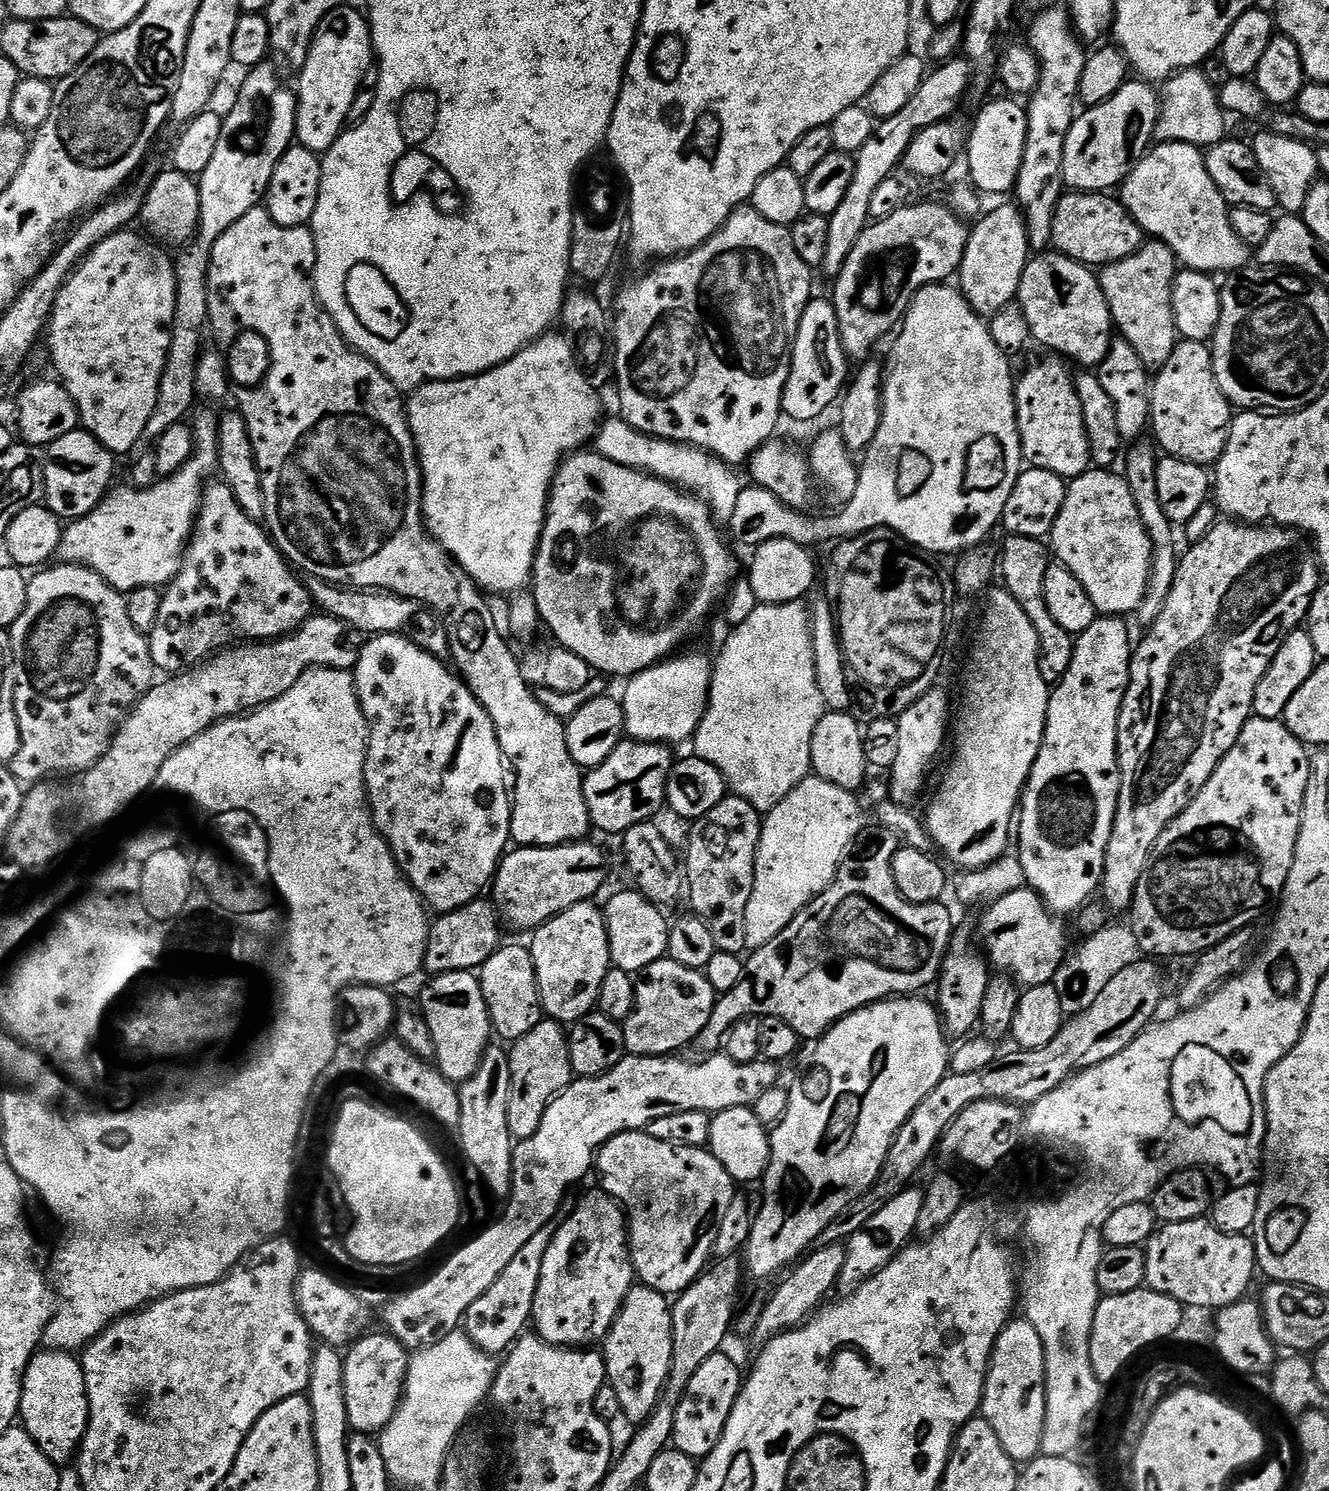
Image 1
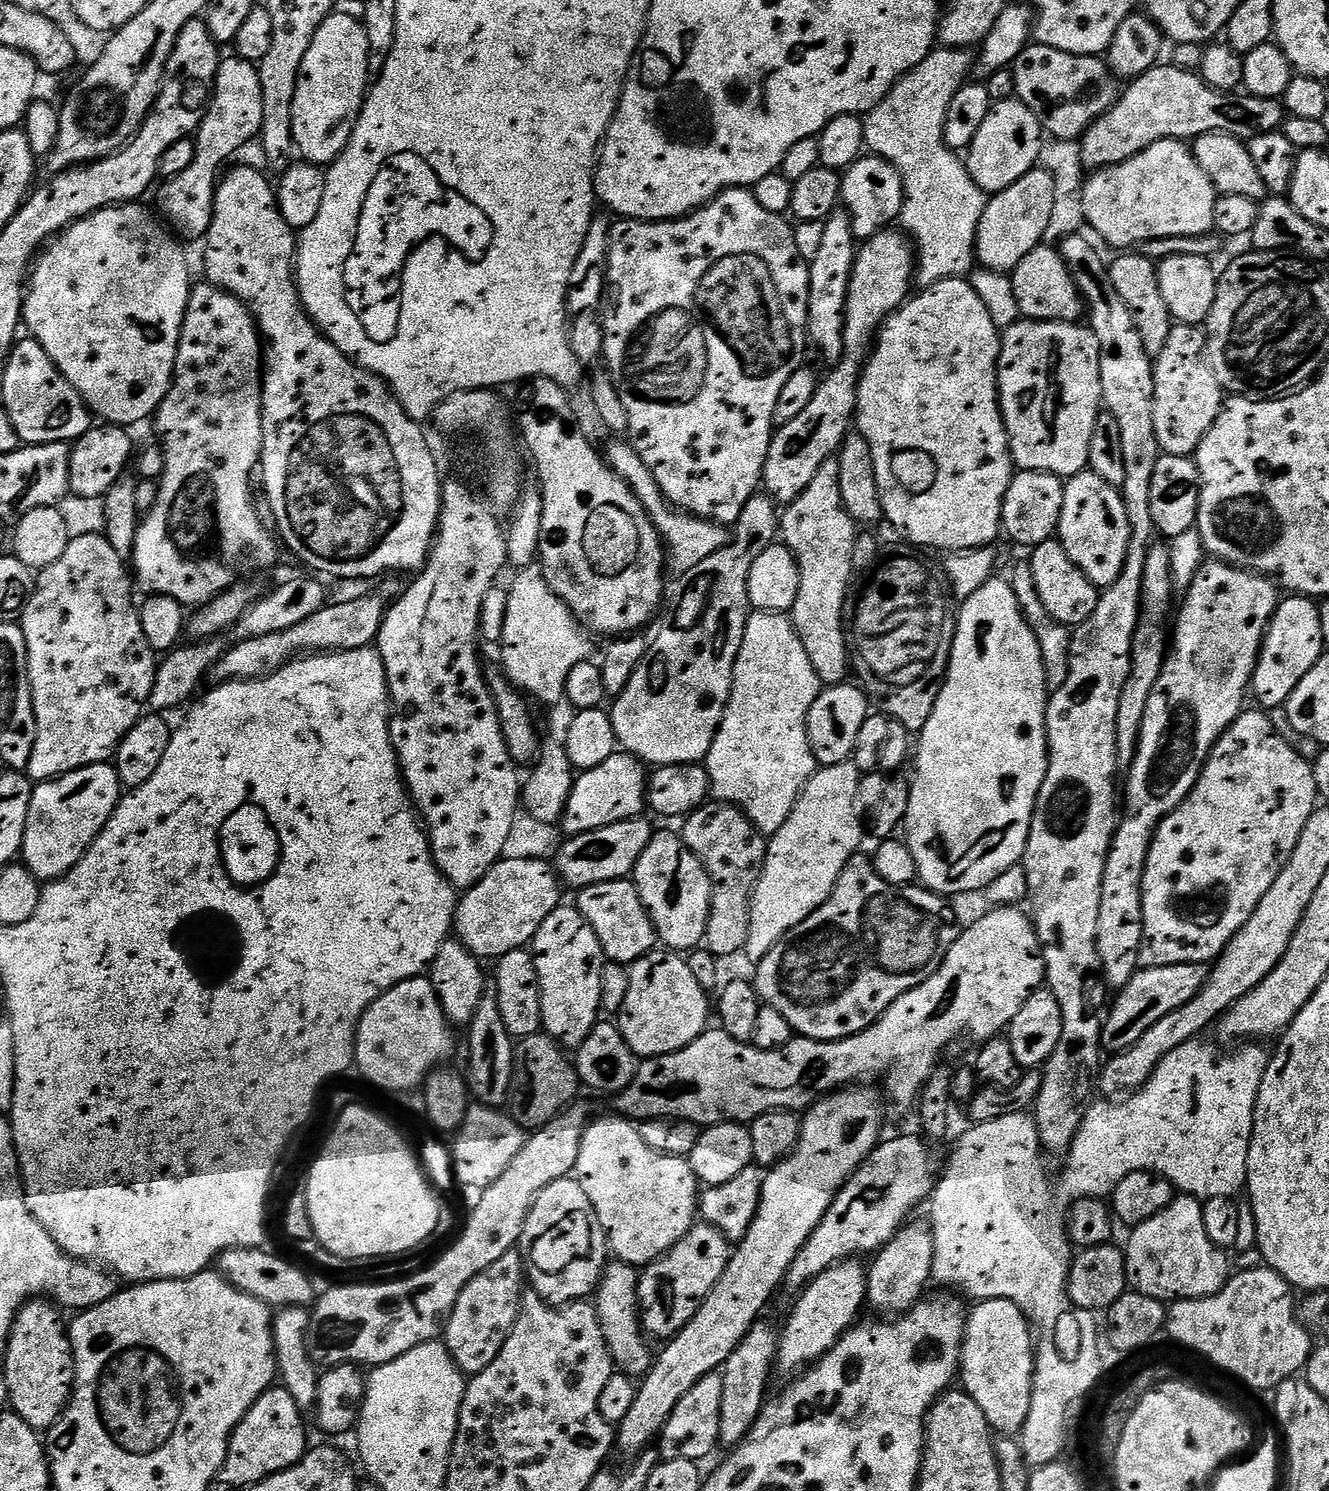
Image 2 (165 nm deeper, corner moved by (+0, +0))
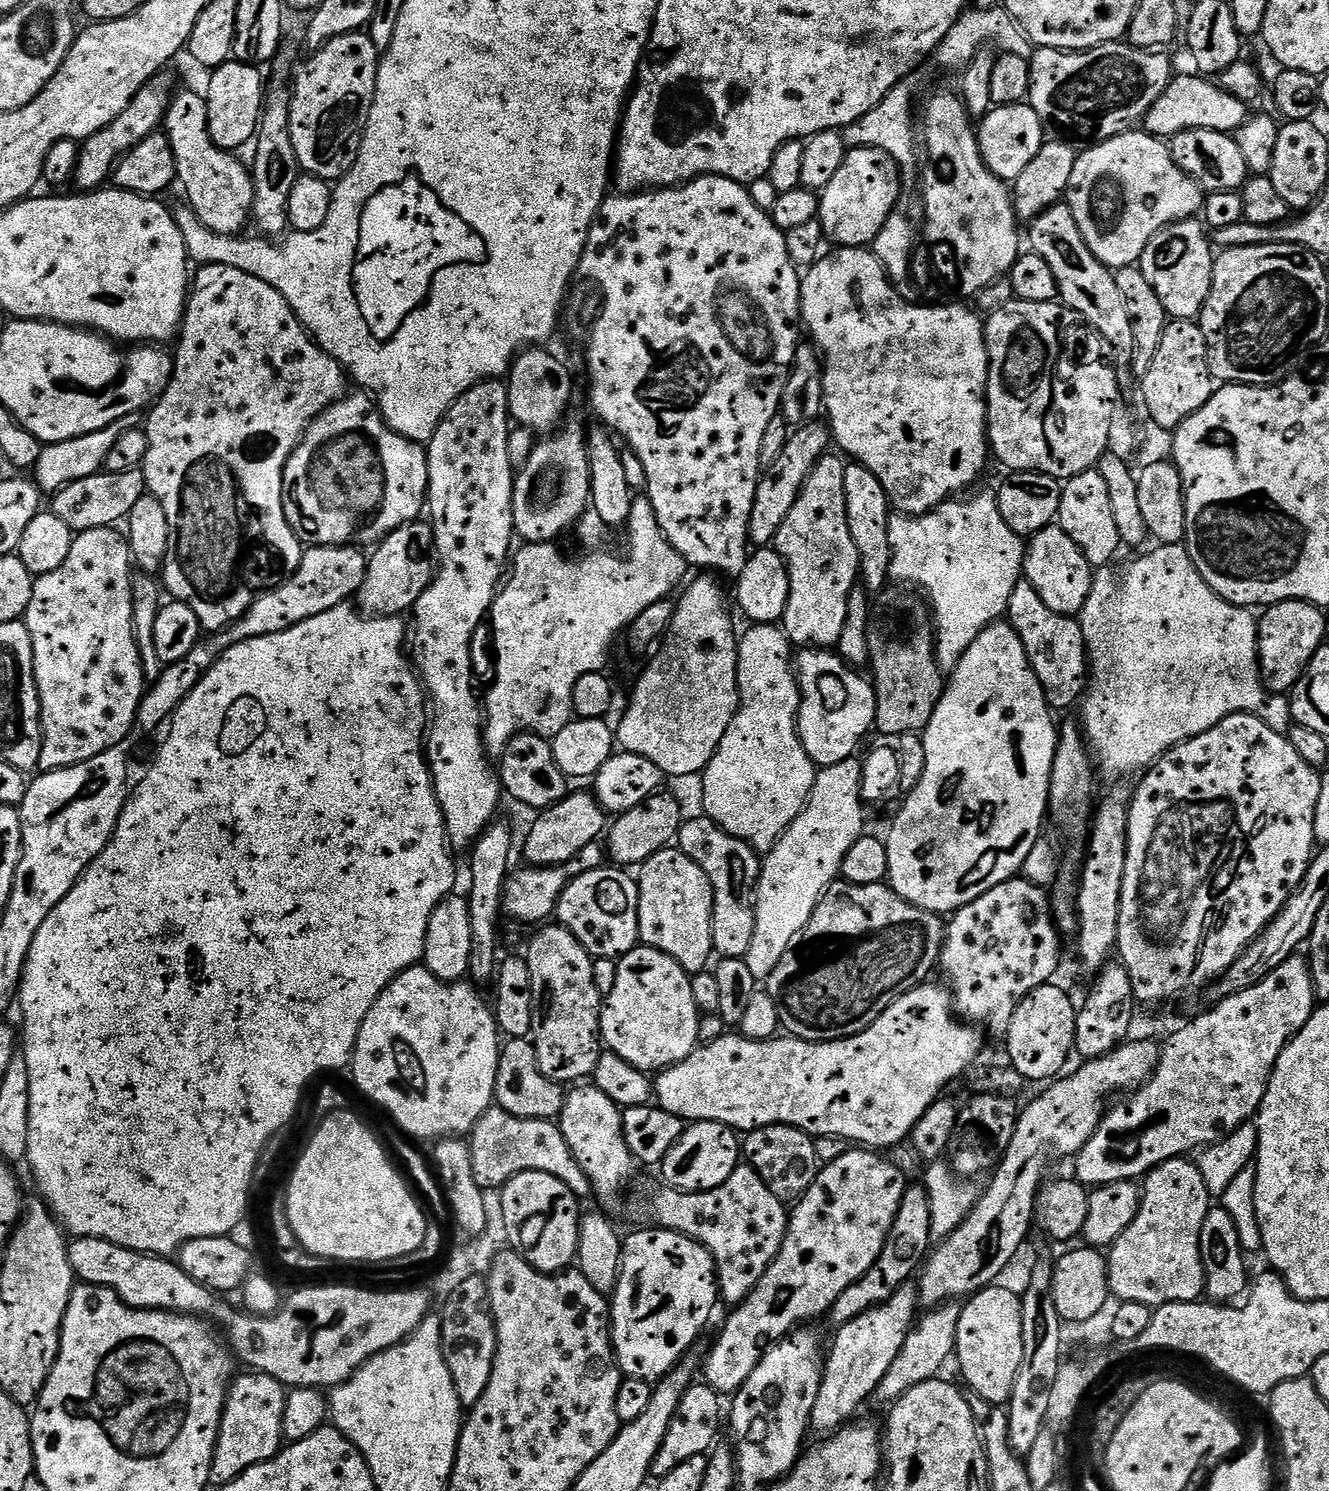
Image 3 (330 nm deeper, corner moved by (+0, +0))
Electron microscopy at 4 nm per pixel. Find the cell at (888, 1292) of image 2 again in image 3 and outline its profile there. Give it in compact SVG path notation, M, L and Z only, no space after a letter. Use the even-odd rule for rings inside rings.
M909 1282L903 1284L896 1291L894 1298L890 1298L884 1304L879 1304L870 1310L866 1310L866 1314L858 1314L858 1318L841 1324L835 1329L836 1341L833 1342L832 1349L829 1352L827 1349L826 1359L822 1364L818 1402L814 1402L814 1410L812 1411L811 1427L815 1431L817 1428L818 1431L824 1432L820 1434L831 1434L845 1427L855 1417L852 1415L867 1400L871 1401L873 1399L877 1386L882 1382L882 1378L886 1378L886 1370L890 1370L890 1366L894 1366L894 1358L898 1358L906 1338L917 1323L918 1311L916 1312L916 1308L918 1309L918 1303L919 1293L917 1285Z

